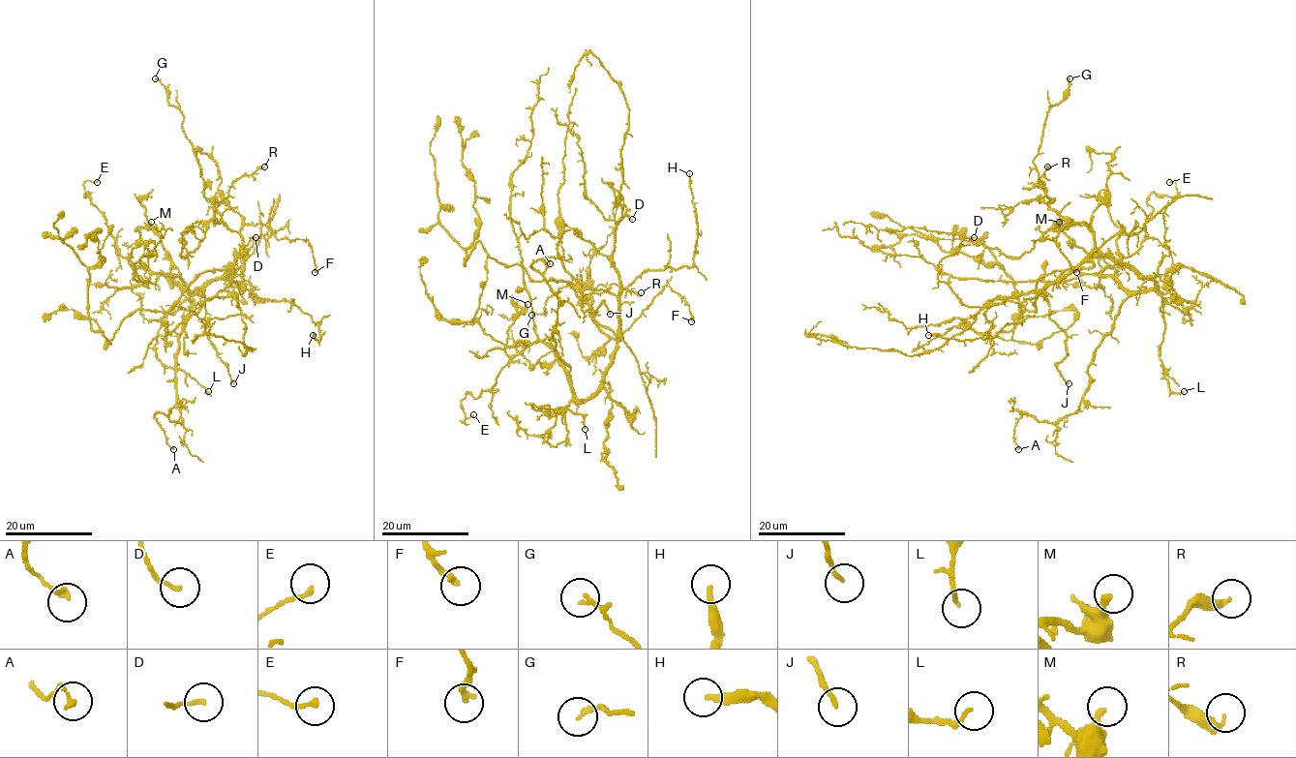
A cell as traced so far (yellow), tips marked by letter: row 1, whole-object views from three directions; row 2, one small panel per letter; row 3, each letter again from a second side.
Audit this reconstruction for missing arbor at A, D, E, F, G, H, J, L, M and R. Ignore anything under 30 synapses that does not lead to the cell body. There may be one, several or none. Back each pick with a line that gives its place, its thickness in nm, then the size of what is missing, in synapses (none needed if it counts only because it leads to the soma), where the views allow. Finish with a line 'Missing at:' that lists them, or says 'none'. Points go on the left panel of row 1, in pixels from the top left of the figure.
Missing at: none

